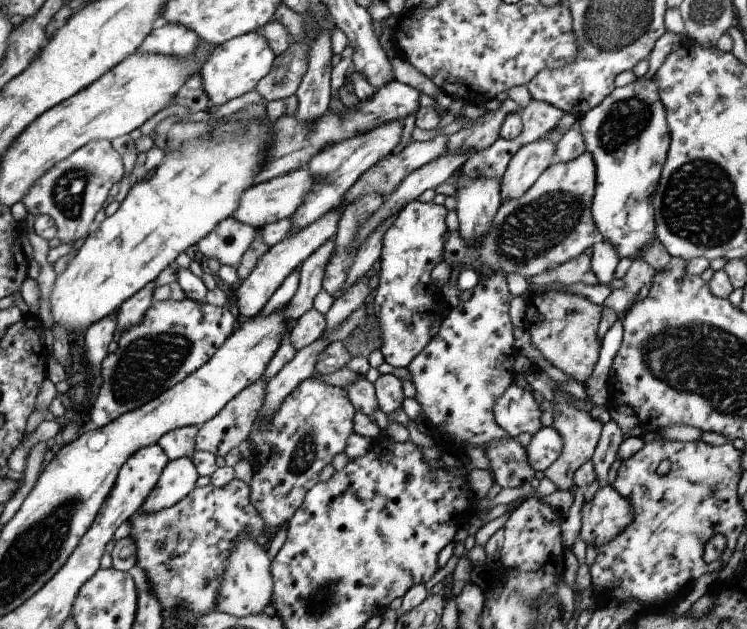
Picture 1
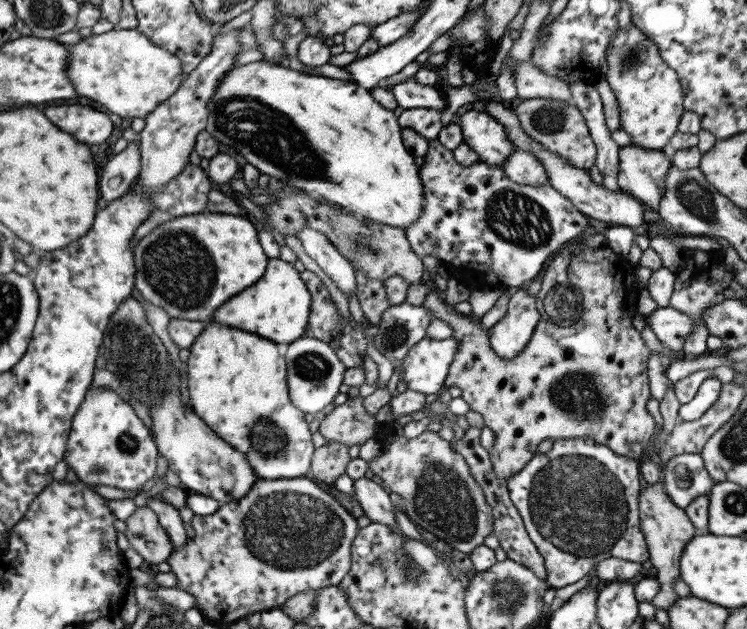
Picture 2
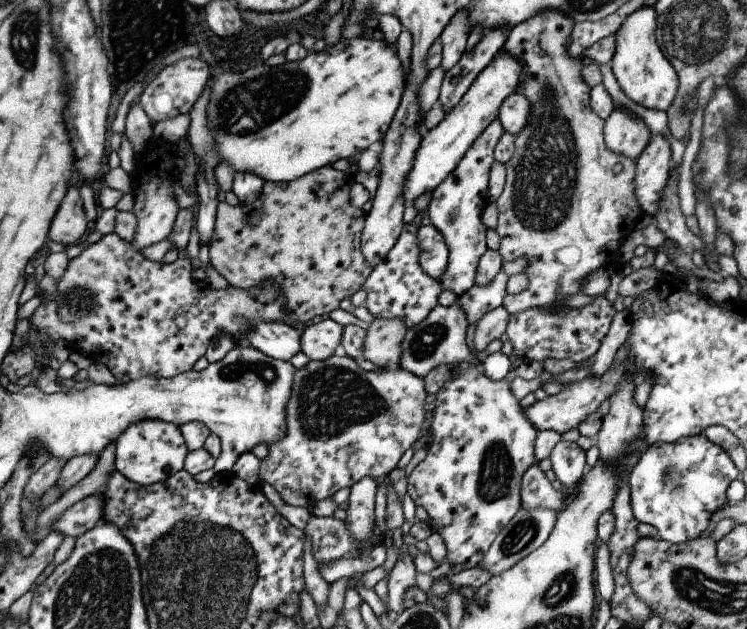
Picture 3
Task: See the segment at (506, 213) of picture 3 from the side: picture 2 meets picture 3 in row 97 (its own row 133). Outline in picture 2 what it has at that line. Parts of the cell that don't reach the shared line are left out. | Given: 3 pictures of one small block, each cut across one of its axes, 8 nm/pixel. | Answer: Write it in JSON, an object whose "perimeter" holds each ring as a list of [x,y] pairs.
{"perimeter":[[[553,98],[516,99],[512,104],[519,127],[544,150],[561,158],[573,168],[587,170],[594,165],[596,149],[581,114],[570,102],[561,102]]]}

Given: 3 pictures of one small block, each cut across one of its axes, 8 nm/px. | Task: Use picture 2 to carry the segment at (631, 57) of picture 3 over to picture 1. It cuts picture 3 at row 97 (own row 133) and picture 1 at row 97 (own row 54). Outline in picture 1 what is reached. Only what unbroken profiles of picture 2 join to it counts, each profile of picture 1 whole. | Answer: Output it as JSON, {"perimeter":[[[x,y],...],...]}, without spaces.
{"perimeter":[[[639,77],[622,87],[614,88],[600,103],[597,103],[597,106],[576,120],[575,127],[581,133],[585,151],[591,154],[595,165],[596,179],[590,211],[599,237],[607,239],[607,242],[615,247],[620,258],[631,256],[633,259],[639,259],[636,256],[639,248],[651,237],[655,237],[652,194],[659,180],[670,139],[657,83],[653,77]]]}

